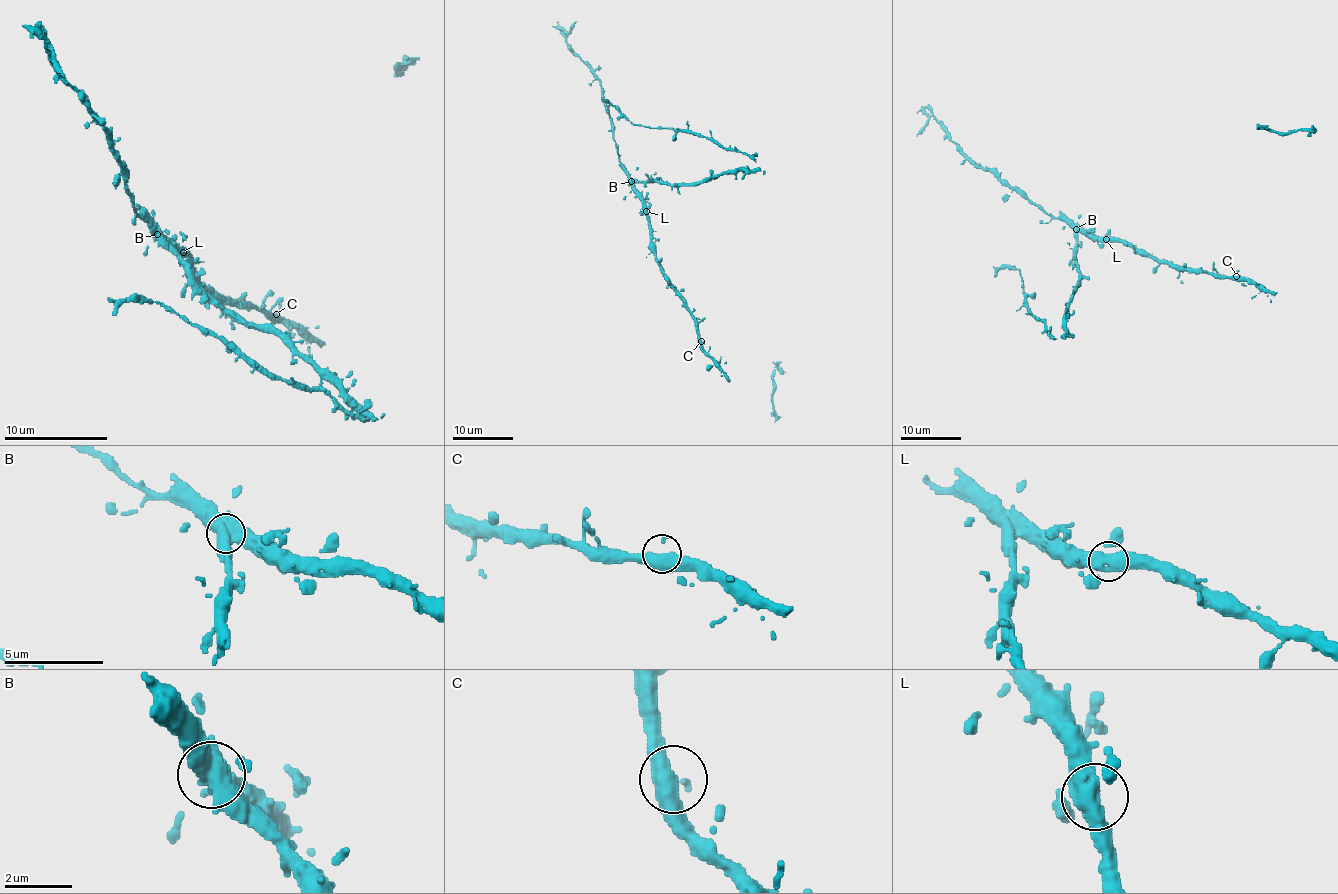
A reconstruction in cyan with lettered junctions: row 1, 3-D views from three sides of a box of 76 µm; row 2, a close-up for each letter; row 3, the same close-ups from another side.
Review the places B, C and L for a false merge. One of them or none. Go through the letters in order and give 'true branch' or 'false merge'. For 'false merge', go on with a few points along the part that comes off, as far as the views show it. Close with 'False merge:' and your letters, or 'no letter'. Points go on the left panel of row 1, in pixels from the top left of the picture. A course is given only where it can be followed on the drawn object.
B: false merge; foreign part runs (157, 234), (222, 306), (271, 324), (371, 417), (261, 373), (155, 301), (108, 298)
C: true branch
L: true branch
False merge: B

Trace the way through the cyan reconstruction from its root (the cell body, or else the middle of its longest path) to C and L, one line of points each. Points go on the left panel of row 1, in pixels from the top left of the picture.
C: (168, 244), (188, 257), (196, 278), (219, 298), (255, 306), (263, 314), (276, 314)
L: (168, 244), (183, 252)

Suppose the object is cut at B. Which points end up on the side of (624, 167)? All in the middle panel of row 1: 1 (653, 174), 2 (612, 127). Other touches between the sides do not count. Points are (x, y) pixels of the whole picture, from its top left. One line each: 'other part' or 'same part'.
1: other part
2: same part

